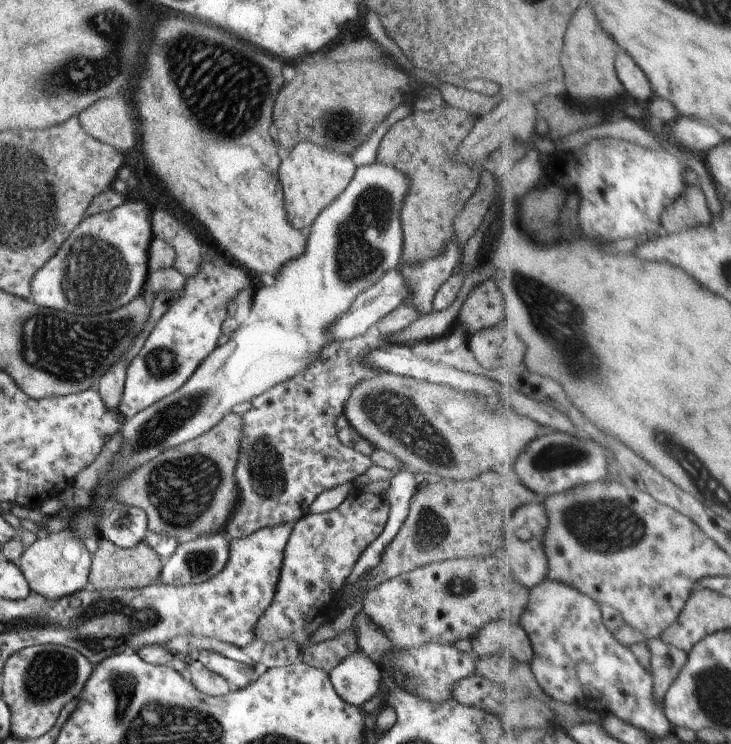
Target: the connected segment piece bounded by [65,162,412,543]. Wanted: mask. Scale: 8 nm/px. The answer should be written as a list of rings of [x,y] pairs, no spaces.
[[[376,162],[356,169],[344,192],[332,204],[328,204],[312,222],[310,233],[306,236],[304,254],[286,262],[278,276],[256,279],[250,314],[244,323],[239,324],[228,342],[218,346],[179,390],[125,420],[119,431],[121,444],[118,444],[113,459],[109,462],[103,483],[89,494],[92,498],[90,504],[86,508],[78,508],[69,527],[65,528],[66,532],[83,543],[88,538],[101,539],[103,514],[112,506],[111,493],[123,479],[129,475],[131,478],[132,473],[160,452],[205,434],[219,424],[236,404],[250,402],[253,397],[263,394],[276,384],[302,373],[319,355],[320,350],[334,341],[327,334],[327,327],[344,316],[344,312],[352,308],[352,302],[362,292],[374,286],[390,270],[399,268],[404,246],[400,210],[410,186],[412,180],[408,180],[406,172],[386,164]]]

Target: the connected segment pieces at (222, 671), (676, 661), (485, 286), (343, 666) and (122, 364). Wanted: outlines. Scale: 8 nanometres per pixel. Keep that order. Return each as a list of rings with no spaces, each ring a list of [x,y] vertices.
[[[204,650],[197,654],[195,658],[201,661],[202,665],[205,665],[208,670],[221,675],[228,683],[234,682],[239,689],[244,689],[251,684],[250,682],[254,683],[258,679],[258,676],[254,674],[254,669],[230,658],[225,658],[218,652]]]
[[[662,637],[646,639],[652,652],[651,672],[656,680],[656,698],[663,702],[690,661],[686,649],[677,648],[666,643]]]
[[[487,277],[464,300],[455,324],[462,325],[471,335],[481,329],[501,325],[504,319],[504,294],[496,282]]]
[[[358,651],[330,670],[335,692],[341,700],[356,708],[364,704],[364,694],[366,702],[370,702],[381,692],[378,674],[374,674],[374,670],[370,672],[368,660],[368,656]]]
[[[124,356],[115,366],[112,366],[112,368],[110,368],[100,380],[98,391],[99,396],[104,407],[109,412],[119,412],[125,384],[126,370],[127,365]]]

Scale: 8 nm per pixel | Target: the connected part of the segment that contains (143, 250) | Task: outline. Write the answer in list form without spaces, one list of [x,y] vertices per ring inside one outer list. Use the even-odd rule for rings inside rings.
[[[126,198],[124,204],[110,212],[82,218],[72,234],[62,242],[58,252],[32,277],[30,297],[34,303],[41,308],[69,312],[72,316],[106,314],[126,306],[144,292],[148,283],[147,259],[153,237],[151,216],[152,212],[145,202]]]

